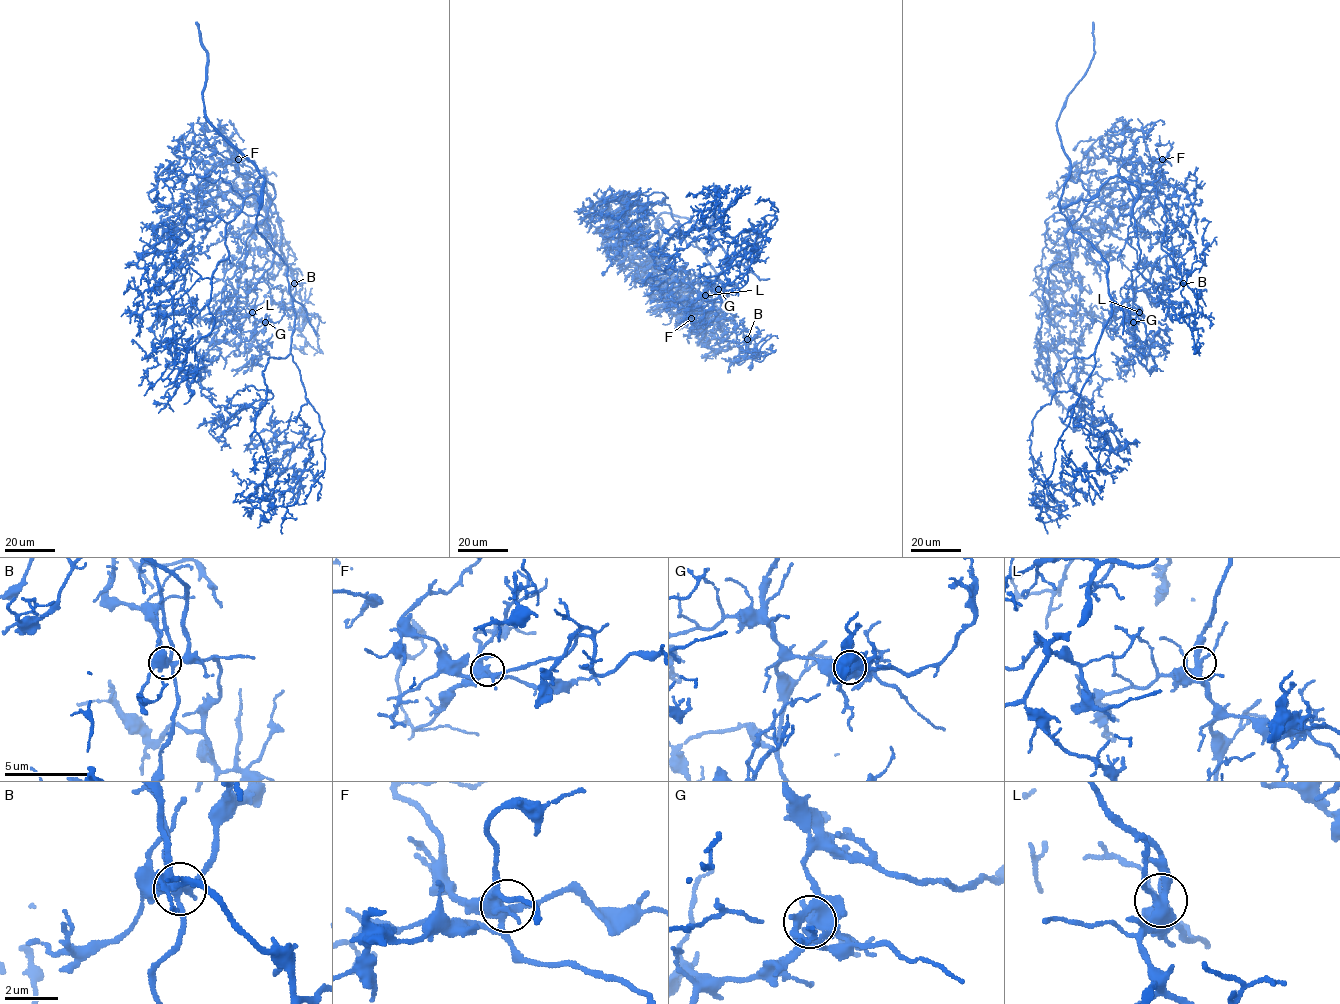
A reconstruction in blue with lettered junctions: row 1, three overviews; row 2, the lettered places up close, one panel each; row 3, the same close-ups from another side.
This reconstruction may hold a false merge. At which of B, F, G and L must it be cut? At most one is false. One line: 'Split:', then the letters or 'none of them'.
Split: none of them

